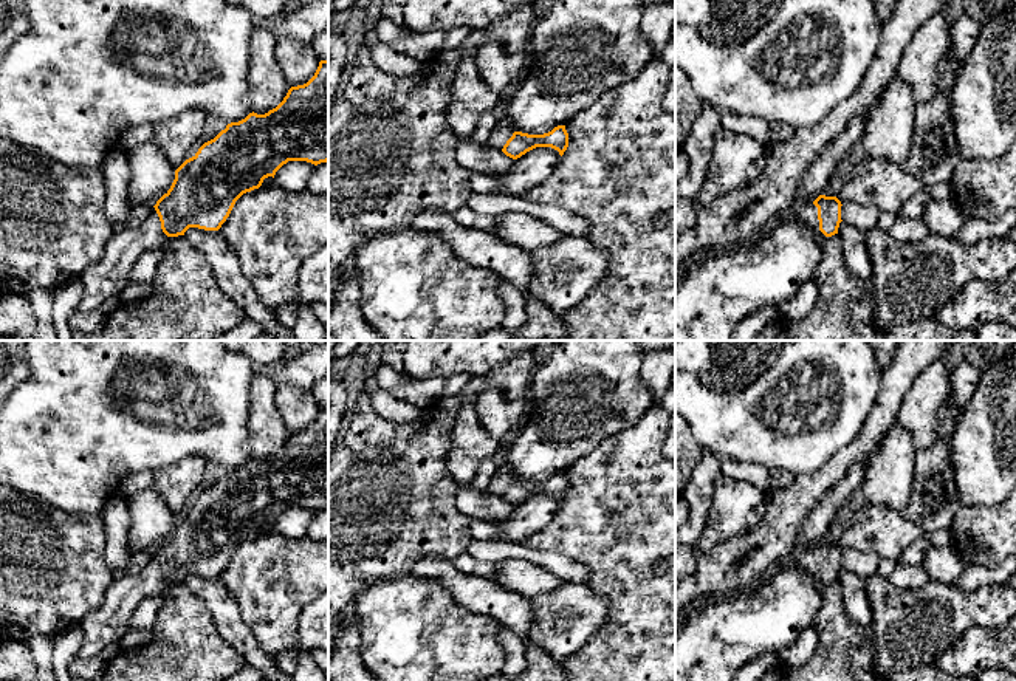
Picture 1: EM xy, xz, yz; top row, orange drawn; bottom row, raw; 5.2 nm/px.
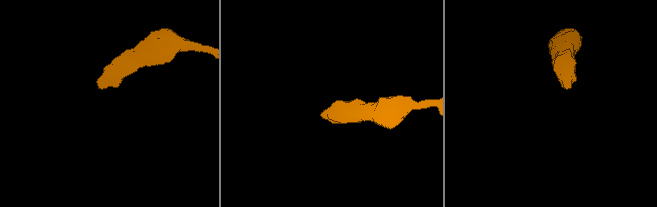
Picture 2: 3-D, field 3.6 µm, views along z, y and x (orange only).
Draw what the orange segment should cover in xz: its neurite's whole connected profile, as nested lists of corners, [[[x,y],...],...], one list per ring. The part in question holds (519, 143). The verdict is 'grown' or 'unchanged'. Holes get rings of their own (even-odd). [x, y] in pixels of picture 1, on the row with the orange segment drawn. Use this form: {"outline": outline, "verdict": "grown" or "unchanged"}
{"outline": [[[499,113],[499,122],[486,139],[485,145],[500,149],[506,156],[517,159],[536,147],[551,147],[562,156],[568,147],[565,125],[558,125],[544,135],[514,132],[510,121]]], "verdict": "grown"}

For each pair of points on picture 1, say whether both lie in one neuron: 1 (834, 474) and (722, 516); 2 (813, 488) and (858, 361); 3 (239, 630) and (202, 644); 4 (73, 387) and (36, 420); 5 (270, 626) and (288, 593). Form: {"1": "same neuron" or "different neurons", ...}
{"1": "different neurons", "2": "different neurons", "3": "different neurons", "4": "same neuron", "5": "same neuron"}

